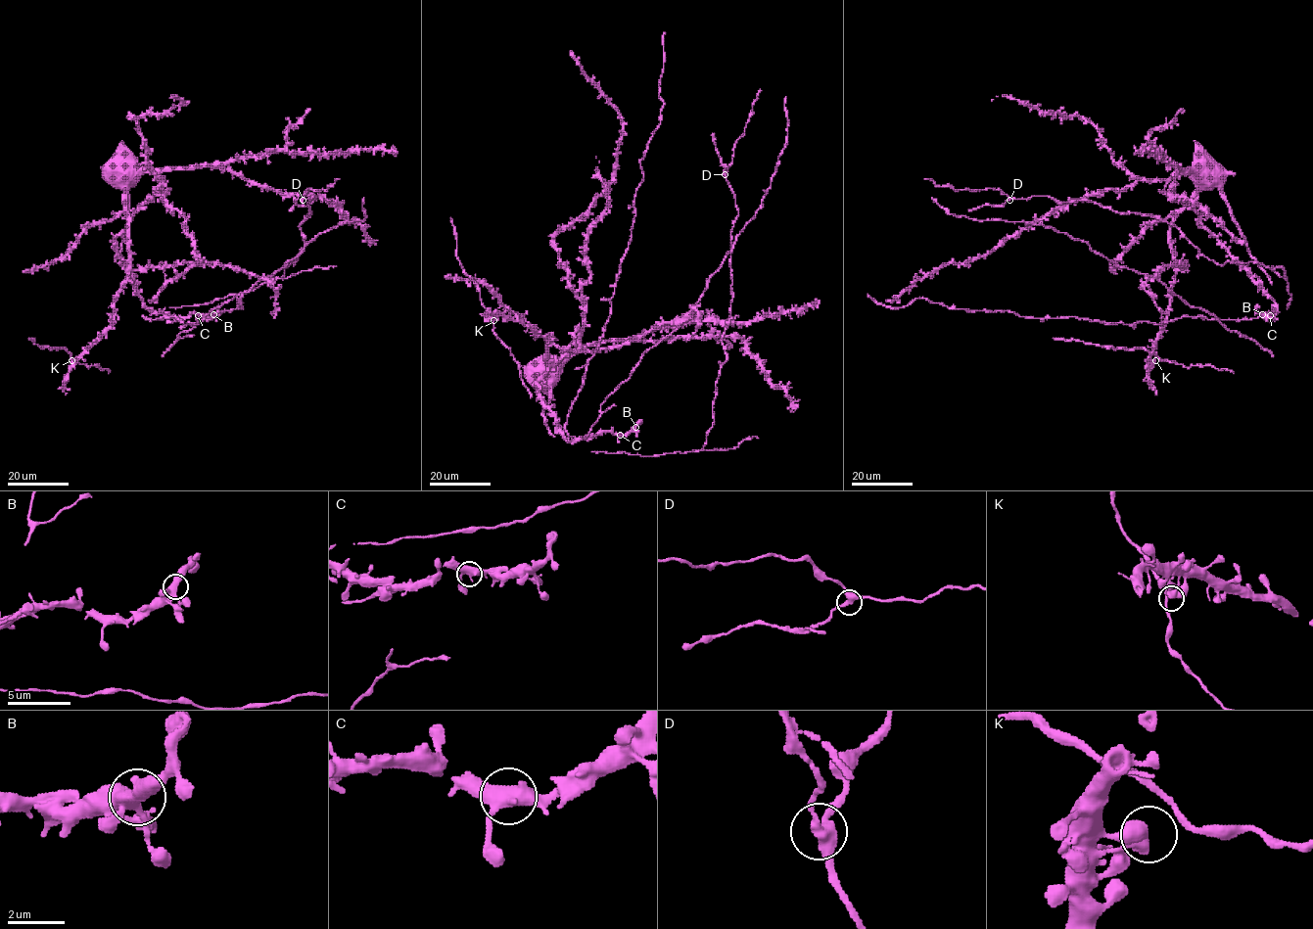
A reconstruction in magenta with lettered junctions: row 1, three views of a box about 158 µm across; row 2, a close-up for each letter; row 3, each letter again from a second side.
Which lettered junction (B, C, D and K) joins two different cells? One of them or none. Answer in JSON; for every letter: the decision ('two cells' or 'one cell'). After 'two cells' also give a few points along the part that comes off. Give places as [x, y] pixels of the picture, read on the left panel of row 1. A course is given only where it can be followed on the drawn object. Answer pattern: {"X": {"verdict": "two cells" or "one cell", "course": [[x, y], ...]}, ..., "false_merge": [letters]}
{"B": {"verdict": "one cell"}, "C": {"verdict": "one cell"}, "D": {"verdict": "two cells", "course": [[303, 199], [300, 206], [296, 205], [290, 210]]}, "K": {"verdict": "one cell"}, "false_merge": ["D"]}

